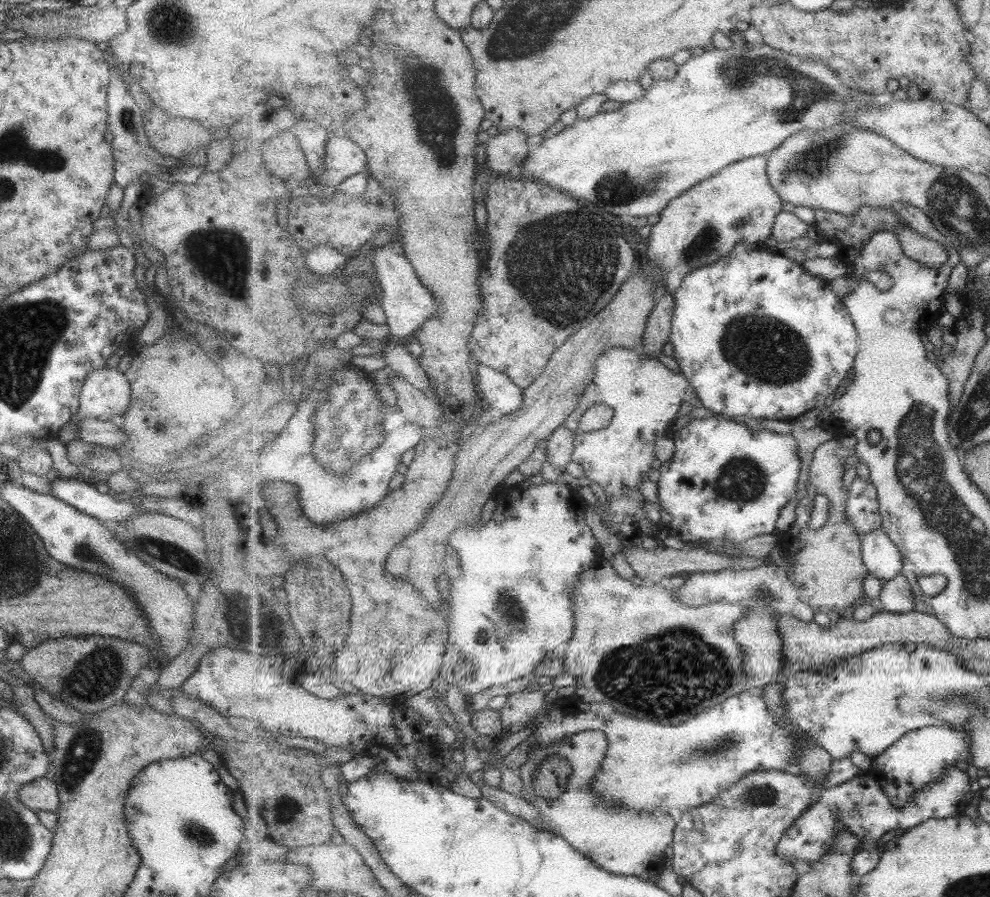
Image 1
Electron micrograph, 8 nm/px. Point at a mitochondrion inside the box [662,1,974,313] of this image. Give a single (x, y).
(808, 89)

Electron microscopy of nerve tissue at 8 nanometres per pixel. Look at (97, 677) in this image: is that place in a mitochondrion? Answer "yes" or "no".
yes

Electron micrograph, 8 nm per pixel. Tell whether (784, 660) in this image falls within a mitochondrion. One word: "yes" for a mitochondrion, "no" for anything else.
no

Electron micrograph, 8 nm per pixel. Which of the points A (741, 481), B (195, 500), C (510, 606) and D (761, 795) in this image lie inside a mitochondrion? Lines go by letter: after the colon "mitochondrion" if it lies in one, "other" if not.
A: mitochondrion
B: other
C: mitochondrion
D: mitochondrion

